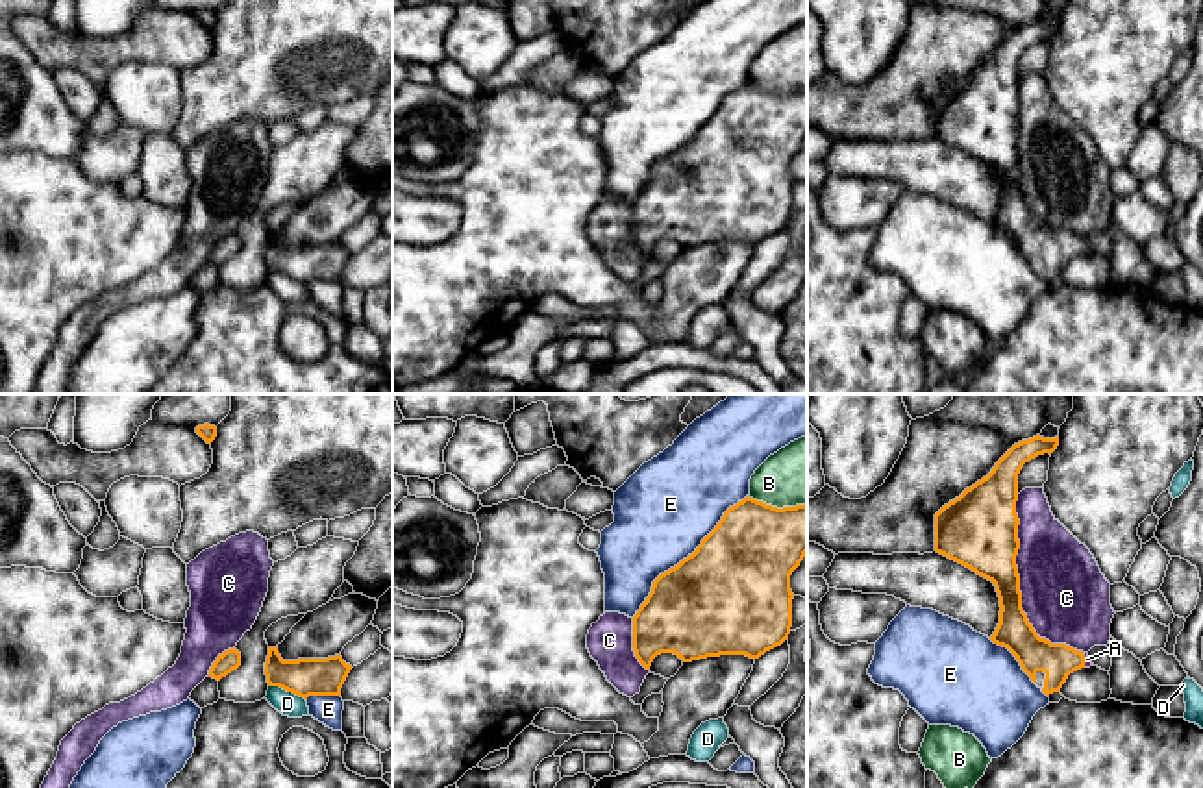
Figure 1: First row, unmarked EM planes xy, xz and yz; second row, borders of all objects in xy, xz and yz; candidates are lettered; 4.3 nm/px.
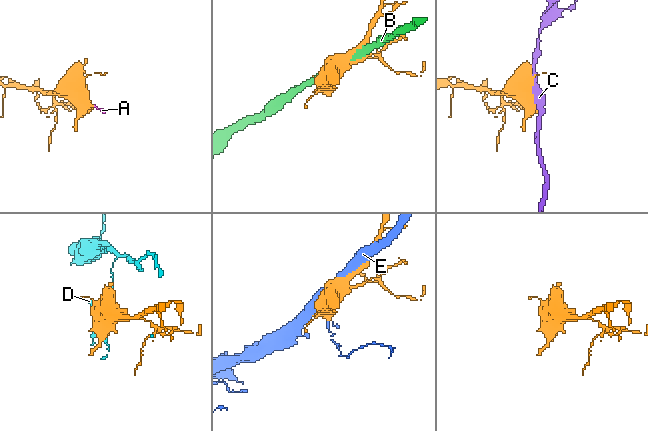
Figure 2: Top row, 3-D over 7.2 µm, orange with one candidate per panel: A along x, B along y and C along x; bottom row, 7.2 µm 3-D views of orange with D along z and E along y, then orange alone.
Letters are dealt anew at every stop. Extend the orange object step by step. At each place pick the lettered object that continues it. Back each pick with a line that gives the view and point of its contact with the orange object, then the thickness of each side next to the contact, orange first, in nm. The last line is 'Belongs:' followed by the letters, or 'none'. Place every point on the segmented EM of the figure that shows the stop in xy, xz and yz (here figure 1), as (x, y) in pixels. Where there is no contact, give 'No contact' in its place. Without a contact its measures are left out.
A: Touches orange at yz (1083, 661). Thickness 160 nm (orange) against 30 nm
Belongs: A

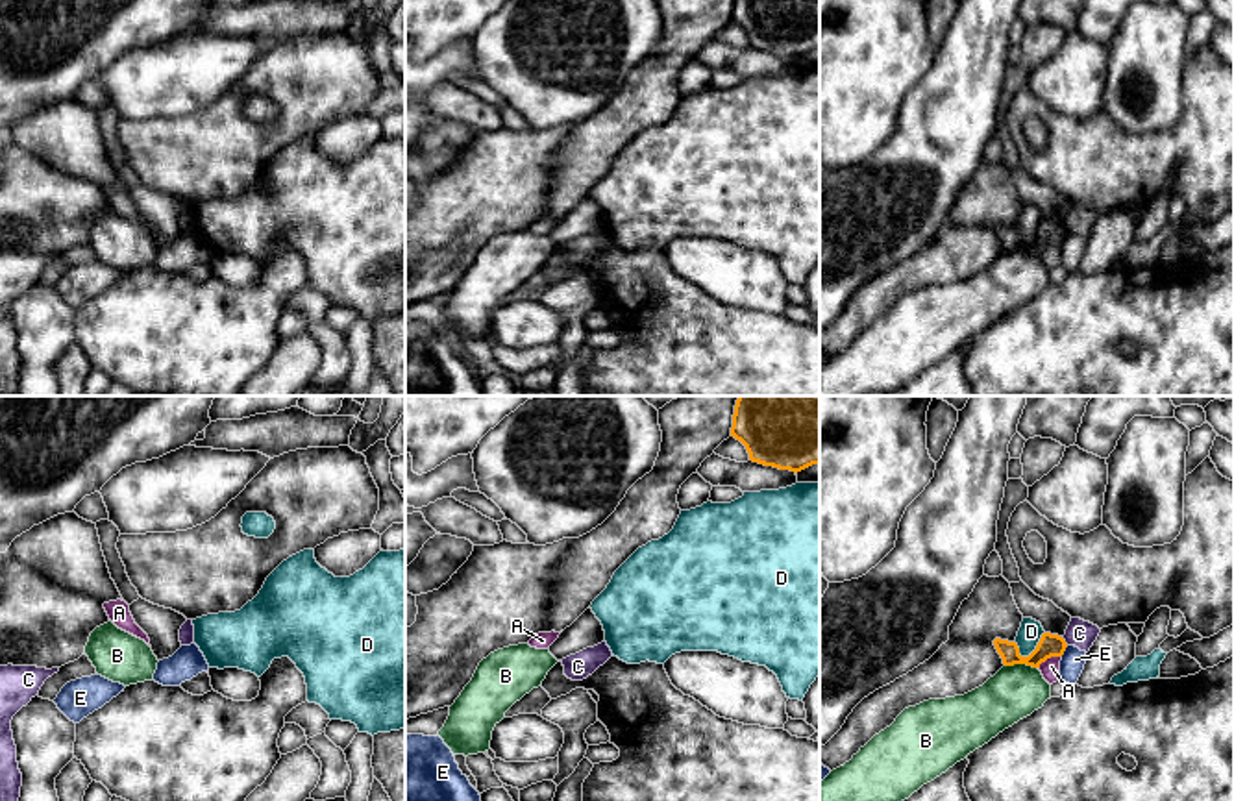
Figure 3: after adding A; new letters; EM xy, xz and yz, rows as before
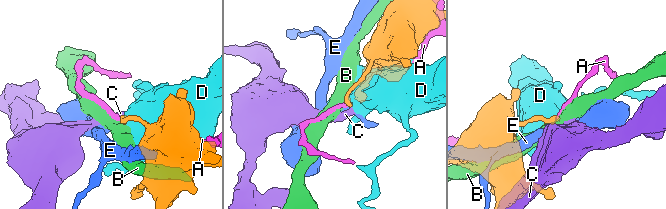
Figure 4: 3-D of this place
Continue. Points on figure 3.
Belongs: none

